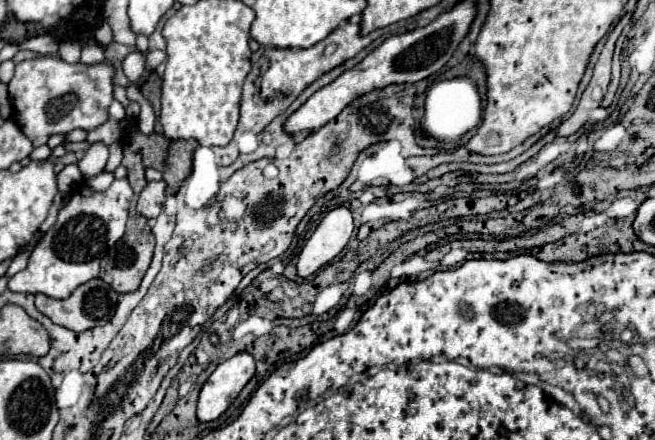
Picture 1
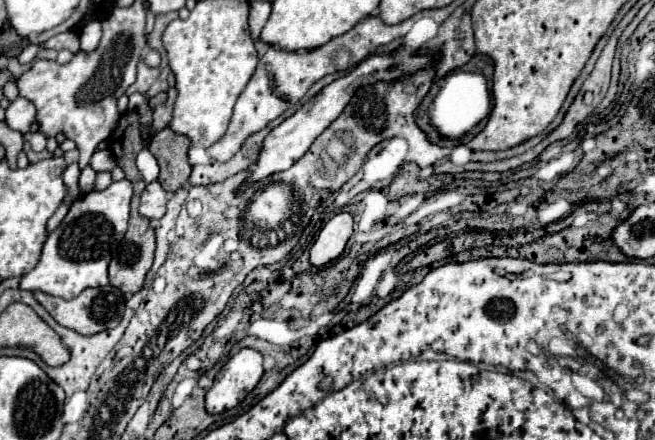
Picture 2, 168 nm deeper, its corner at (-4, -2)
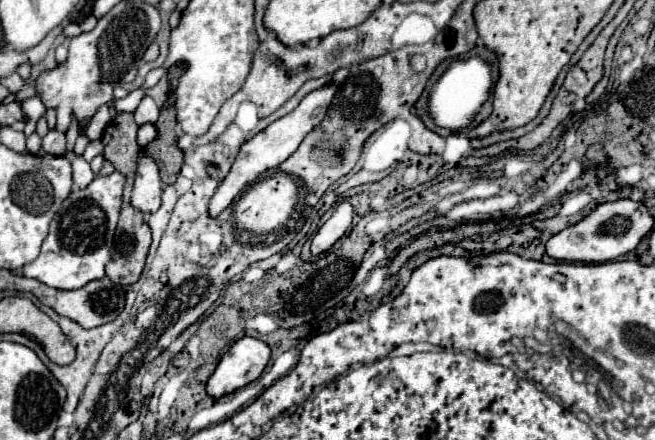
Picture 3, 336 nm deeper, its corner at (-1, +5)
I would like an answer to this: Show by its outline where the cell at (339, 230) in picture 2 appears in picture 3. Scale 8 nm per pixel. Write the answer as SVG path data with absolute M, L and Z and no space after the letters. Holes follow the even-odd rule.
M342 201L332 217L318 229L318 233L312 239L312 255L328 251L350 227L352 223L352 205L348 201Z

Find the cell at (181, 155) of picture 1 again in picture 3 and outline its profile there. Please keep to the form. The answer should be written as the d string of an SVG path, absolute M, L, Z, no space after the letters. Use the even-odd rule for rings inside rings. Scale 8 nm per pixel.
M162 109L160 119L156 121L158 135L148 143L148 155L160 167L160 177L166 185L172 185L182 169L184 155L178 149L176 141L176 113L174 109Z

